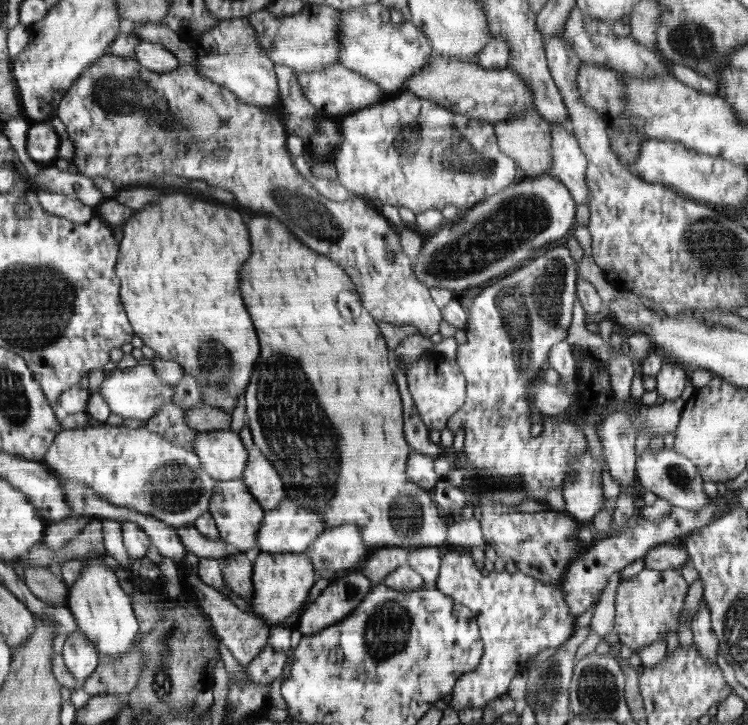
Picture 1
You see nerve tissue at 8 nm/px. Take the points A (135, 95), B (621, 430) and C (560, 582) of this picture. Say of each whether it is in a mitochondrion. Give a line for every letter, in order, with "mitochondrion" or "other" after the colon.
A: mitochondrion
B: mitochondrion
C: other

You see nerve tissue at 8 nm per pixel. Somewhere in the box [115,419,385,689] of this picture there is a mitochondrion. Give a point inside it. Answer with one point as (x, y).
(174, 486)

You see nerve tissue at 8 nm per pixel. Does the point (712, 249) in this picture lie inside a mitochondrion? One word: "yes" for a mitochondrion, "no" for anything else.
yes

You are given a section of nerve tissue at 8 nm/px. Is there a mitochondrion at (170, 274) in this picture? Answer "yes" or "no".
no

